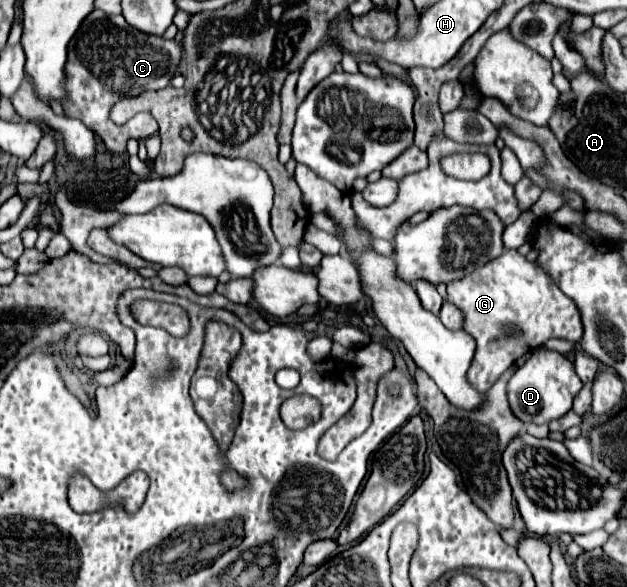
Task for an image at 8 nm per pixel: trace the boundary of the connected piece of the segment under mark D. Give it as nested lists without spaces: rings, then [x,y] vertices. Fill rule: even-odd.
[[[540,348],[532,352],[532,358],[526,360],[522,368],[514,372],[508,382],[508,402],[512,412],[524,424],[548,424],[560,416],[564,416],[572,408],[574,396],[580,392],[582,382],[574,370],[574,362],[570,362],[560,352]]]

